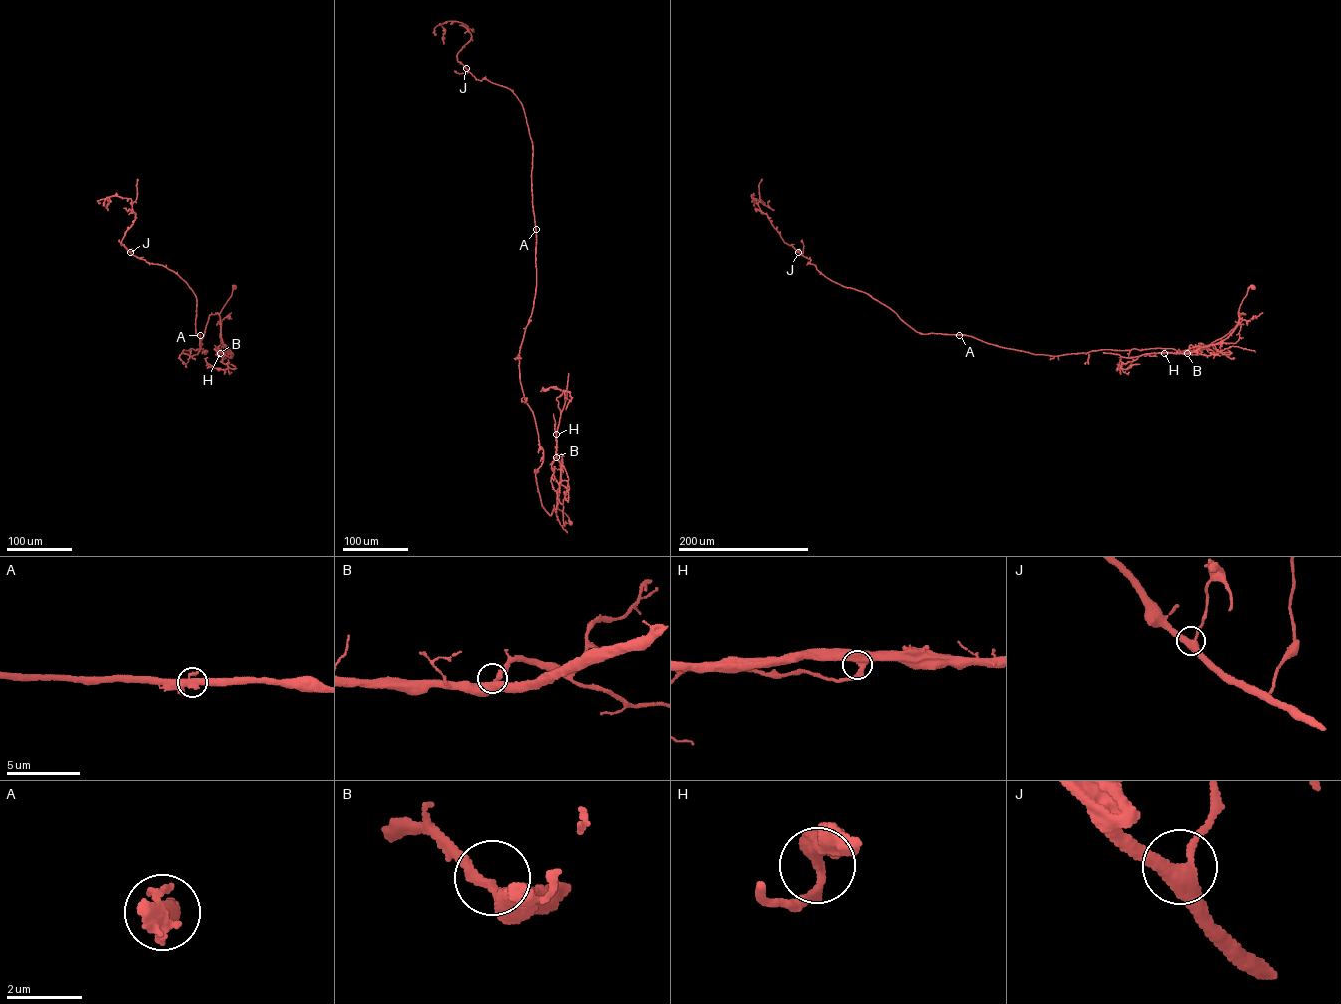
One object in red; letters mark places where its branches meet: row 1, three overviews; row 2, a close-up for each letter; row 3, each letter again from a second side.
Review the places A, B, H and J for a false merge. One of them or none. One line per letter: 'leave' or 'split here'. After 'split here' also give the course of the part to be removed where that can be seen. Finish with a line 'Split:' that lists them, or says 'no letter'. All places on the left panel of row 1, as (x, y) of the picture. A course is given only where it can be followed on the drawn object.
A: leave
B: leave
H: leave
J: leave
Split: no letter

